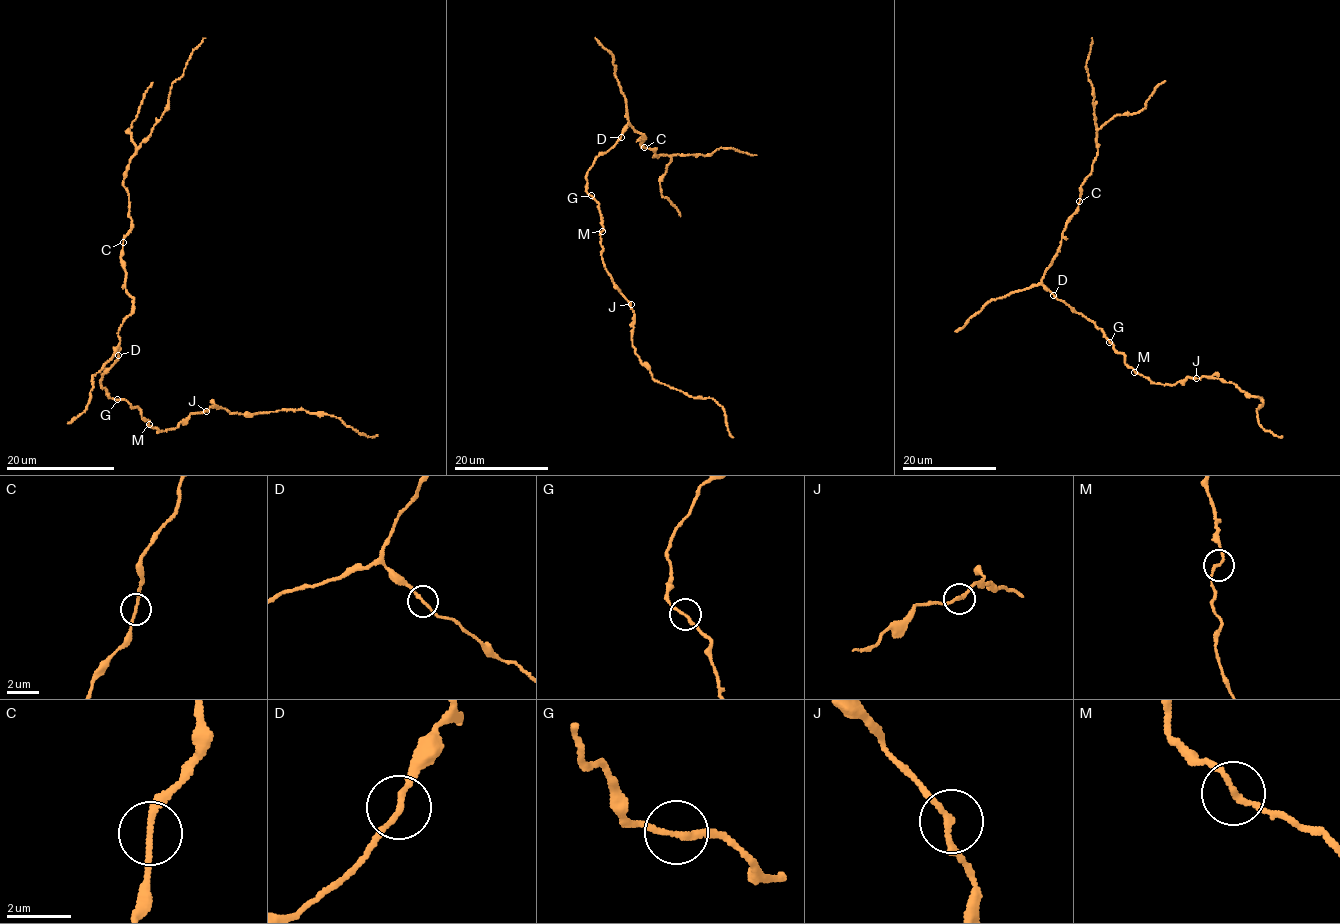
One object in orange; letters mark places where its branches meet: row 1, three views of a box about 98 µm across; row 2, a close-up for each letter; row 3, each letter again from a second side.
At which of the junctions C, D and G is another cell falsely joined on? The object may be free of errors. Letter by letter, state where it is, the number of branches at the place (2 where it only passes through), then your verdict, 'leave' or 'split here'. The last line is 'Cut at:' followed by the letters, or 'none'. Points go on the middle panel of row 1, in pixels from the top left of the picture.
C: at (644, 147); 2 branches meet; leave
D: at (621, 137); 2 branches meet; leave
G: at (591, 195); 2 branches meet; leave
Cut at: none

